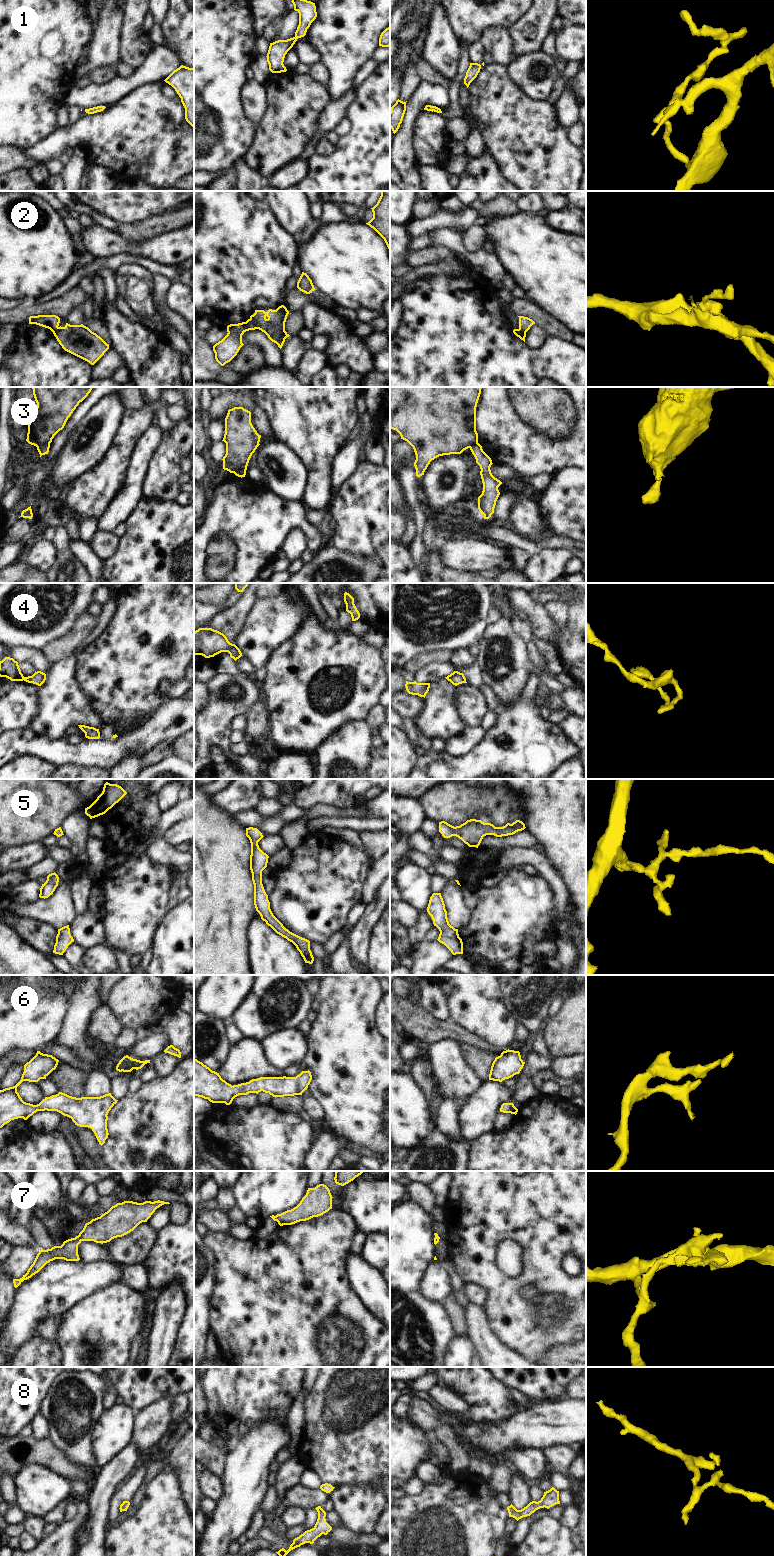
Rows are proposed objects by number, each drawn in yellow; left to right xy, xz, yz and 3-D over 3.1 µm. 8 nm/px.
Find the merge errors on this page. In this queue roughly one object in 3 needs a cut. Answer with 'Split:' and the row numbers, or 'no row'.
Split: 2, 3

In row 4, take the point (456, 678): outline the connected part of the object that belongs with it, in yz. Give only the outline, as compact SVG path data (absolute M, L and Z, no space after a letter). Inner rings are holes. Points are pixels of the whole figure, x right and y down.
M454 671L453 673L451 673L445 678L455 686L462 684L462 683L467 683L464 674L458 671Z

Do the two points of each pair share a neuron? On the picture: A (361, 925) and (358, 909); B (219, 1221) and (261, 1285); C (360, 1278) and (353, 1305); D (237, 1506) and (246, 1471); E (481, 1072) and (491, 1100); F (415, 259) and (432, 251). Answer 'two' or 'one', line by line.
A: two
B: two
C: two
D: one
E: two
F: one

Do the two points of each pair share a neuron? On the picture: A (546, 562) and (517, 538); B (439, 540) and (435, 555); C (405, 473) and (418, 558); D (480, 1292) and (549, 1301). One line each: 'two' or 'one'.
A: two
B: one
C: one
D: two

